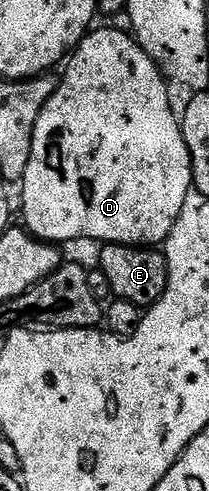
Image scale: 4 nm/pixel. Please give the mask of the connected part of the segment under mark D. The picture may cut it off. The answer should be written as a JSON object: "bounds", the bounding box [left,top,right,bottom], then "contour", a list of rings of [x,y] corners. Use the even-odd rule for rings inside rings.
{"bounds":[19,25,193,247],"contour":[[[111,25],[98,26],[90,30],[81,40],[81,44],[72,51],[64,64],[65,72],[59,75],[55,93],[43,105],[39,113],[39,121],[35,121],[35,133],[31,145],[31,161],[27,161],[27,173],[19,184],[21,190],[21,215],[25,218],[24,230],[34,239],[46,243],[62,245],[72,239],[98,239],[98,244],[122,243],[128,247],[147,247],[164,244],[173,232],[173,226],[181,211],[190,202],[189,195],[193,191],[193,170],[191,169],[191,153],[187,153],[187,141],[183,141],[183,133],[179,119],[173,115],[173,108],[168,101],[167,80],[161,70],[147,57],[136,39],[128,31],[116,31]]]}

